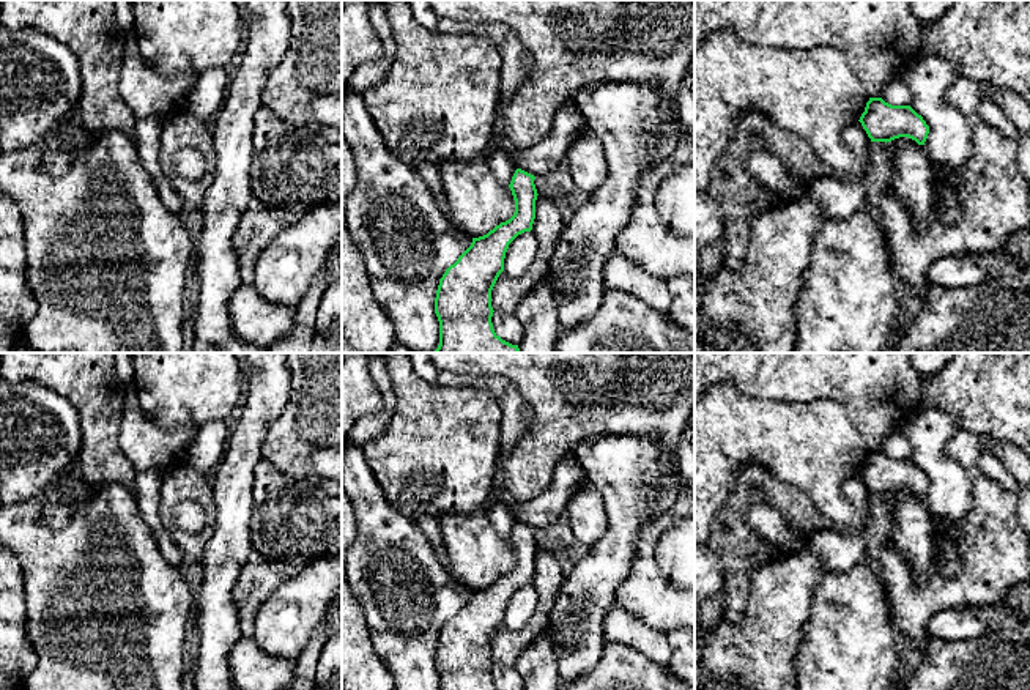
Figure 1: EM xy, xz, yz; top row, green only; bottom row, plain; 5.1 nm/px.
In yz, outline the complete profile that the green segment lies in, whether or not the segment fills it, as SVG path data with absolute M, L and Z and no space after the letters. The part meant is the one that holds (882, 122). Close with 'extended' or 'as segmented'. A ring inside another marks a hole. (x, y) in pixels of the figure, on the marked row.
M869 98L858 121L871 142L909 137L924 145L929 134L929 126L910 106L891 106L882 98Z | as segmented

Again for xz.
M517 169L509 184L513 216L471 246L450 265L435 298L439 321L439 345L430 353L518 353L518 345L502 340L493 329L491 290L504 271L509 244L531 232L535 219L535 176Z | as segmented

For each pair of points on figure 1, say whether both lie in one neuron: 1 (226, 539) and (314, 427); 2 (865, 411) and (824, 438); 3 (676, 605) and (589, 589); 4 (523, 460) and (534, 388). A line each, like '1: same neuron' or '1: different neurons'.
1: different neurons
2: different neurons
3: different neurons
4: same neuron

